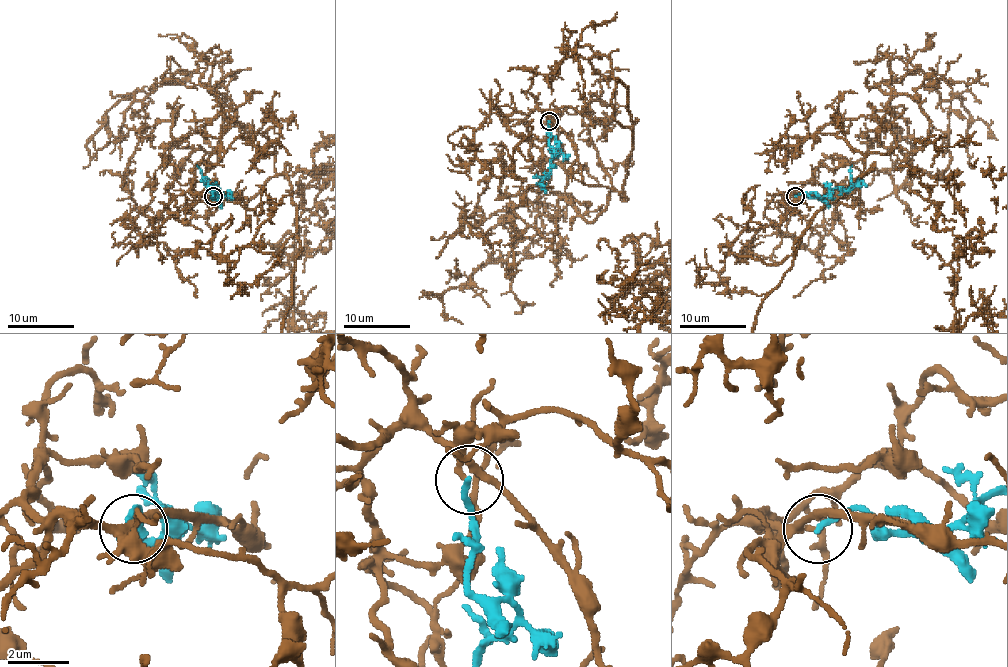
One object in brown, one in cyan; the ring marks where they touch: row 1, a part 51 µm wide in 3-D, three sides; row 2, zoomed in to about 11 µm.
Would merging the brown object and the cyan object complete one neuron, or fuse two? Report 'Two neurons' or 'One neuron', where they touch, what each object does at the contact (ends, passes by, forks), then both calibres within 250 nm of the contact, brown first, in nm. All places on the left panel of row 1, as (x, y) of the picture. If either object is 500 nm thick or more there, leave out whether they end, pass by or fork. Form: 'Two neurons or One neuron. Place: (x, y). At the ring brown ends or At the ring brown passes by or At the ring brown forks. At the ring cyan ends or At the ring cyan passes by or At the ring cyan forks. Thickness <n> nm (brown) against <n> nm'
Two neurons. Place: (213, 196). At the ring brown passes by. At the ring cyan ends. Thickness 190 nm (brown) against 190 nm

